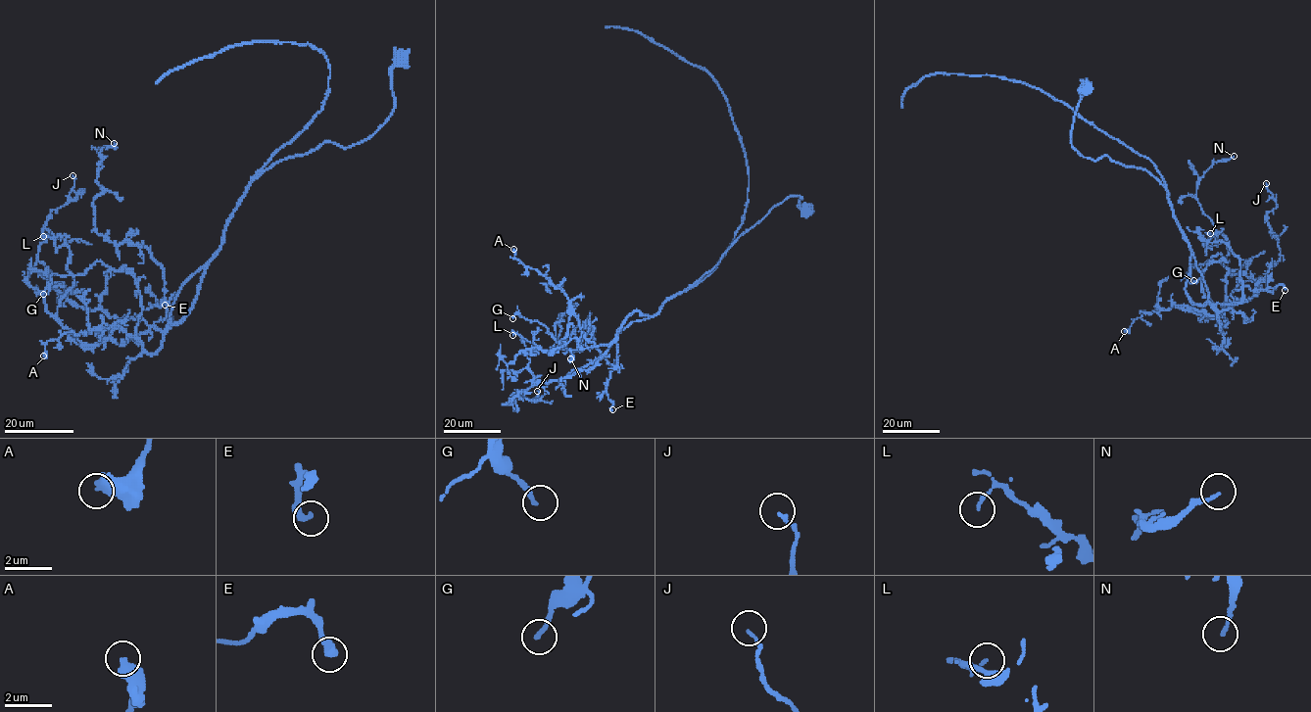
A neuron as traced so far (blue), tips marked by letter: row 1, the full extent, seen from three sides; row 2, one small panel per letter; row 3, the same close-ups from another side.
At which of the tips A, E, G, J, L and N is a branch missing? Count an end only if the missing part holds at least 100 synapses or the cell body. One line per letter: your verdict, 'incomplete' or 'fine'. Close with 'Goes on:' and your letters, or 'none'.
A: fine
E: fine
G: fine
J: fine
L: fine
N: fine
Goes on: none

